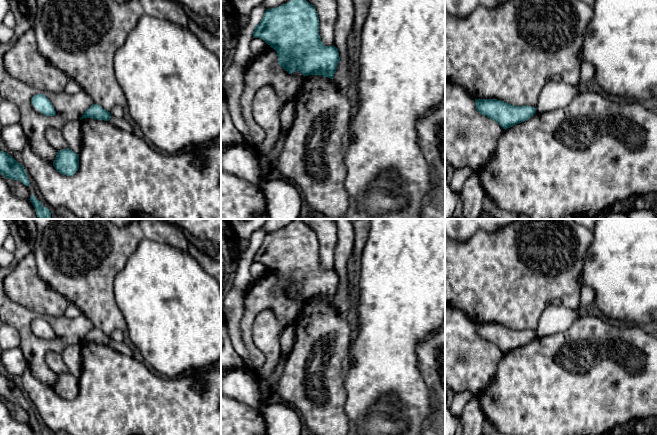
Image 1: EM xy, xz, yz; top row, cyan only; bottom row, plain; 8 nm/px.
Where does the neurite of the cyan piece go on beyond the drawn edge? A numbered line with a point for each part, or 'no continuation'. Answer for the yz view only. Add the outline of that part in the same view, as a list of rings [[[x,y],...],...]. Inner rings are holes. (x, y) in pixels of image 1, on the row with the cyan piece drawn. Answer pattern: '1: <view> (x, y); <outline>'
no continuation

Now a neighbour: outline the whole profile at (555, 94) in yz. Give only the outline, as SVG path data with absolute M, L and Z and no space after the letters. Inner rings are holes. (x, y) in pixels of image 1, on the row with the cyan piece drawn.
M546 81L536 106L536 112L544 113L565 107L579 94L578 86L572 86L564 81Z

